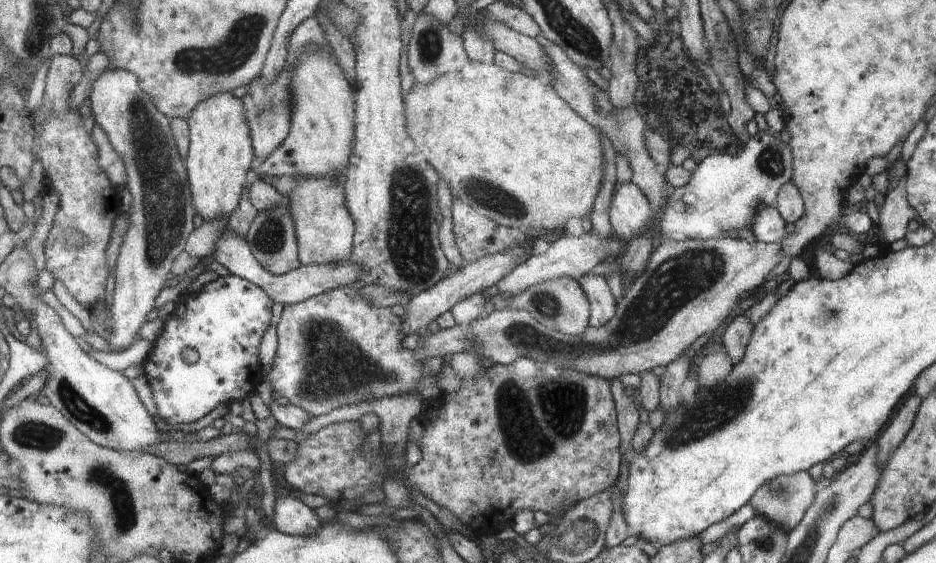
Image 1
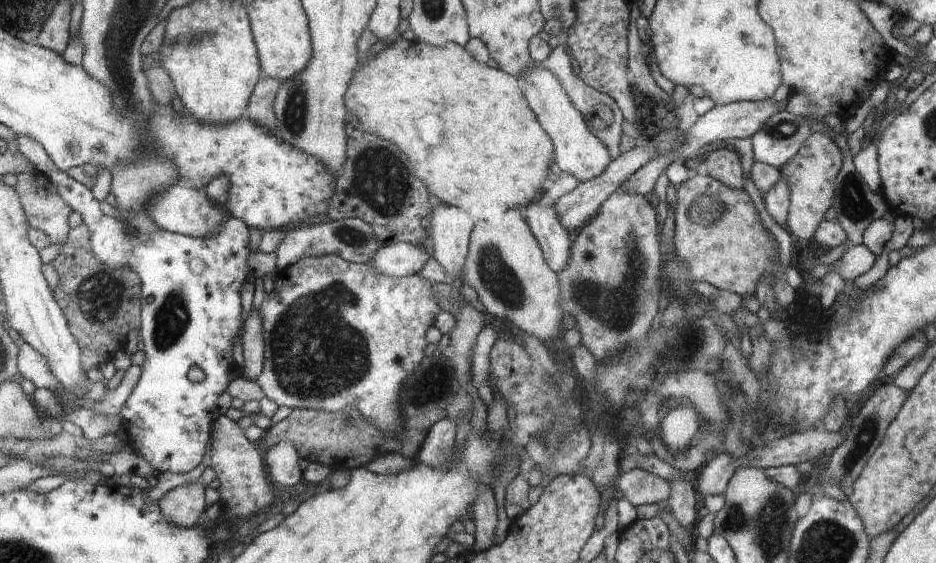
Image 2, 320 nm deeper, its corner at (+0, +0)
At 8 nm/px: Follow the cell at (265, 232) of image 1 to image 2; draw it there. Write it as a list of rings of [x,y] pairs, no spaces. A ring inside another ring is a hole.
[[[260,310],[250,312],[244,322],[244,334],[242,334],[242,346],[244,347],[244,370],[241,376],[250,381],[262,374],[265,361],[264,326]]]

